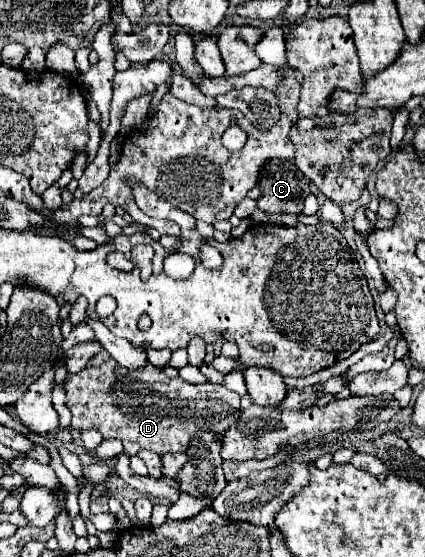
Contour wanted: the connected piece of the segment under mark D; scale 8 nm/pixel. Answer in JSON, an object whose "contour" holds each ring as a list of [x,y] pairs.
{"contour":[[[99,351],[89,359],[87,367],[75,375],[67,375],[65,379],[65,391],[67,391],[67,407],[73,413],[71,427],[77,431],[97,429],[105,439],[119,439],[123,443],[123,453],[135,455],[141,449],[149,449],[155,453],[177,453],[187,451],[189,443],[195,435],[207,431],[207,433],[225,433],[235,419],[241,417],[241,395],[229,391],[225,385],[215,383],[203,383],[193,385],[183,381],[181,377],[169,379],[161,367],[155,367],[147,363],[139,369],[127,369],[115,363],[107,351]]]}

